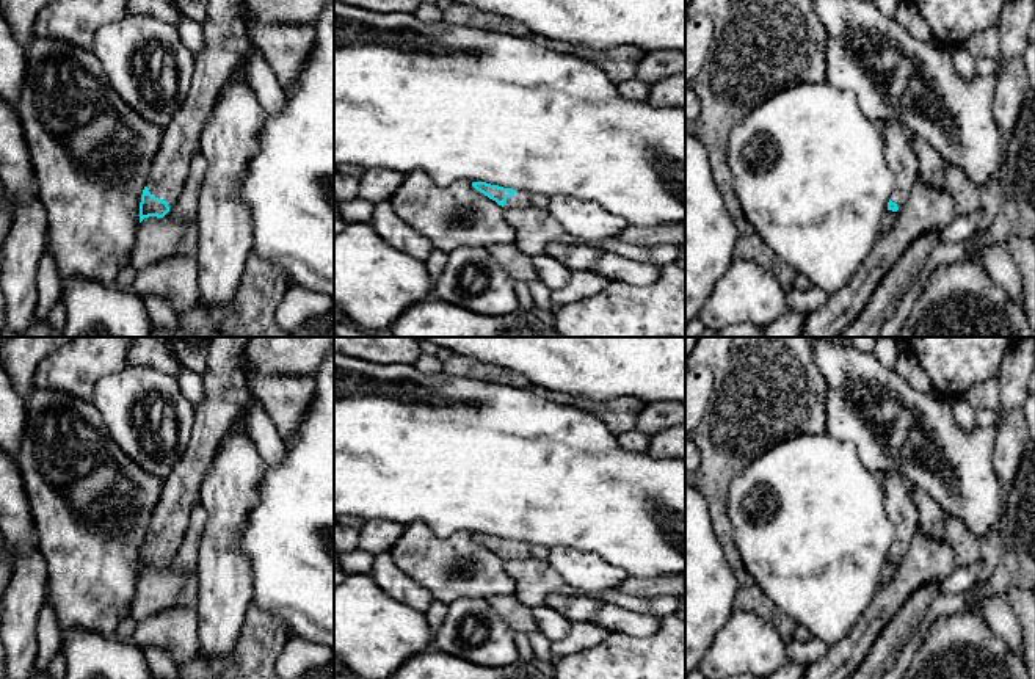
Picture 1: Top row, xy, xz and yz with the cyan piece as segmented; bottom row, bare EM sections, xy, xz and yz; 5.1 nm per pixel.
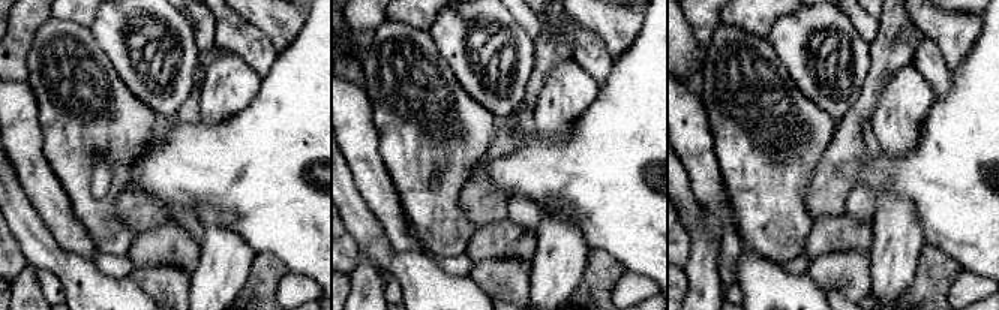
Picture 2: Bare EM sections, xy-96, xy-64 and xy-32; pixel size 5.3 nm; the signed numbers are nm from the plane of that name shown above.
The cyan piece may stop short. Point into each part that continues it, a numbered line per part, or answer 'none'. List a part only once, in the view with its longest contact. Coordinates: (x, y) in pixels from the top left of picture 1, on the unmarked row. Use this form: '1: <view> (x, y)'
1: xy (226, 392)

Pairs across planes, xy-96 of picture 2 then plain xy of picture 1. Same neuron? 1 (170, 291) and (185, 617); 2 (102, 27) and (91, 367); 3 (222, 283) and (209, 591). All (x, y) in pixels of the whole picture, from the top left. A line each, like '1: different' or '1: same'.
1: same
2: different
3: same

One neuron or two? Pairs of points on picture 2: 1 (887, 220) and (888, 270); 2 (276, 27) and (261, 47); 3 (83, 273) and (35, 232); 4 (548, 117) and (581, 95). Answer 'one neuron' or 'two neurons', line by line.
1: one neuron
2: two neurons
3: one neuron
4: one neuron

